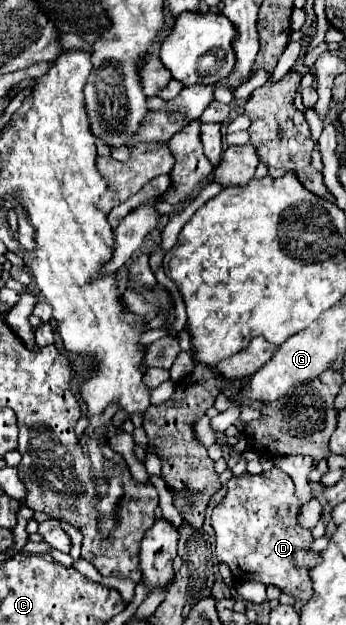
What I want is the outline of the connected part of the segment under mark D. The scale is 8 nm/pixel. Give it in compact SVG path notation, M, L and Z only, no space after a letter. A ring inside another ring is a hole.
M273 466L261 474L243 472L241 476L233 476L227 483L227 496L213 508L211 526L215 530L215 548L217 560L229 566L231 574L237 578L239 584L257 580L267 586L277 586L283 594L289 594L301 602L311 600L311 568L319 564L319 552L311 552L313 536L311 530L299 526L297 512L301 508L299 498L295 496L295 484L289 474L281 468Z

